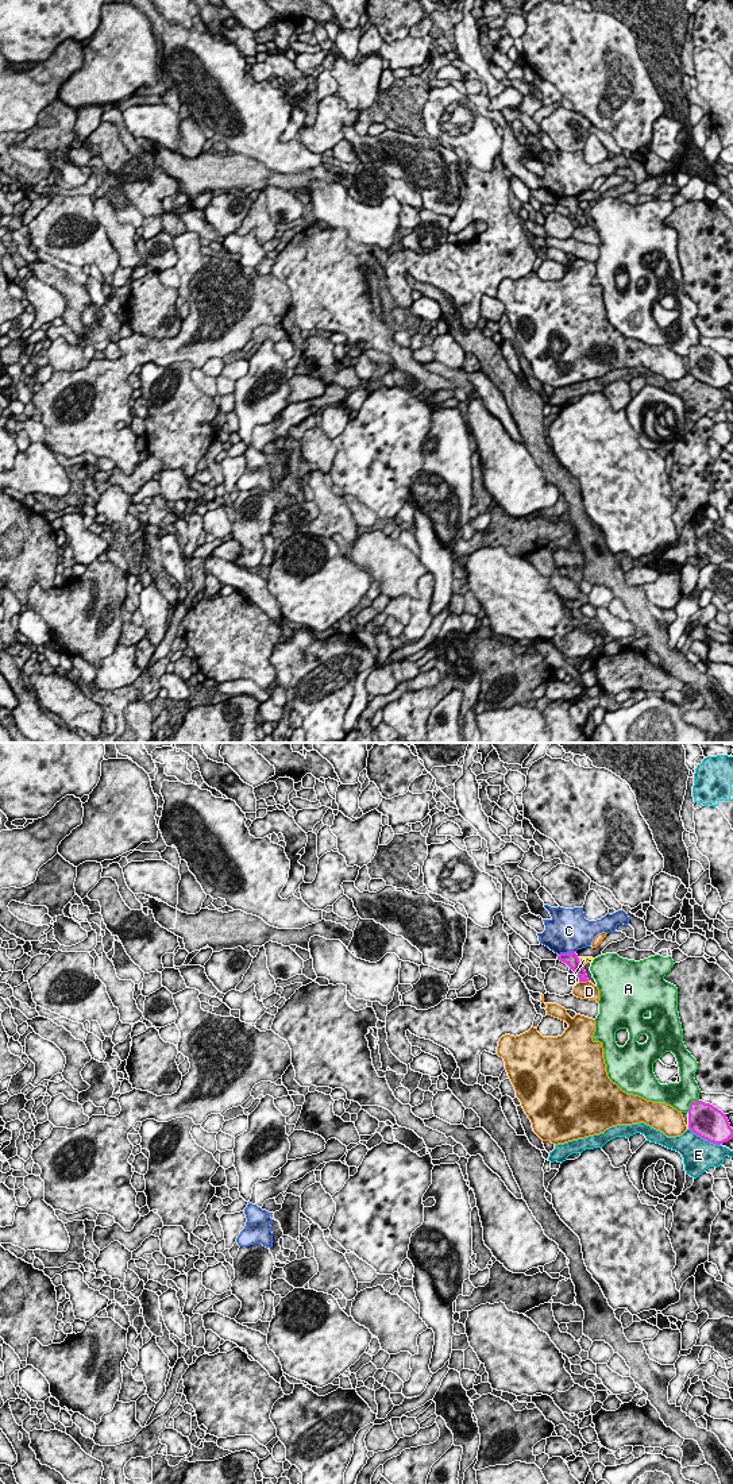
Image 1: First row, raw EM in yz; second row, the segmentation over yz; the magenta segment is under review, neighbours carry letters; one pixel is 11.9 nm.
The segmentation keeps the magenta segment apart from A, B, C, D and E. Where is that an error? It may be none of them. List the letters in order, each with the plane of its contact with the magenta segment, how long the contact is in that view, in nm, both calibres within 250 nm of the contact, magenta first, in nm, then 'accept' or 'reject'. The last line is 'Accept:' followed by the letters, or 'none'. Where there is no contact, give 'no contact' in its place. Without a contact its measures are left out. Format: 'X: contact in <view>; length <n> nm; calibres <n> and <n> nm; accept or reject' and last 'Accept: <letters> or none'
A: contact in yz; length 200 nm; calibres 380 and 320 nm; reject
B: contact in yz; length 140 nm; calibres 170 and 100 nm; reject
C: contact in yz; length 200 nm; calibres 170 and 480 nm; reject
D: contact in yz; length 120 nm; calibres 140 and 220 nm; reject
E: contact in yz; length 440 nm; calibres 400 and 380 nm; reject
Accept: none

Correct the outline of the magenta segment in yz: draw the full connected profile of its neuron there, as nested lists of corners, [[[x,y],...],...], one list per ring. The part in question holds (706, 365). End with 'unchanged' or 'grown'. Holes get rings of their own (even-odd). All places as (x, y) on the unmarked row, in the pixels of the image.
[[[702,344],[690,347],[688,373],[701,382],[717,389],[733,382],[733,373],[726,358]]] | unchanged

